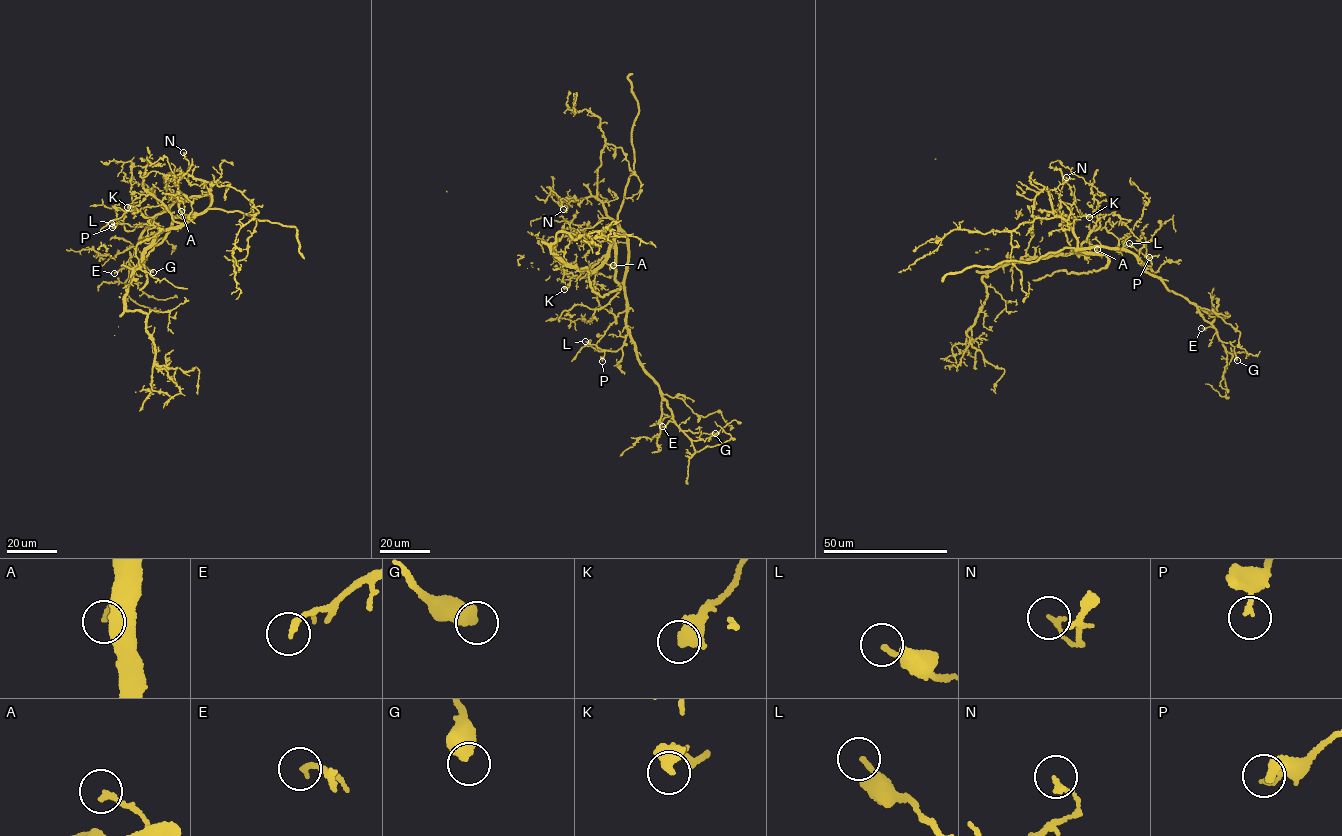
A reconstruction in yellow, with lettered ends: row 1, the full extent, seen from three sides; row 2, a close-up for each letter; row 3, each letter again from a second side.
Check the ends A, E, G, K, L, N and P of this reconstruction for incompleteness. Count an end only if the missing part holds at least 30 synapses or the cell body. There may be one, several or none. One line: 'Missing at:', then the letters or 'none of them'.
Missing at: none of them

